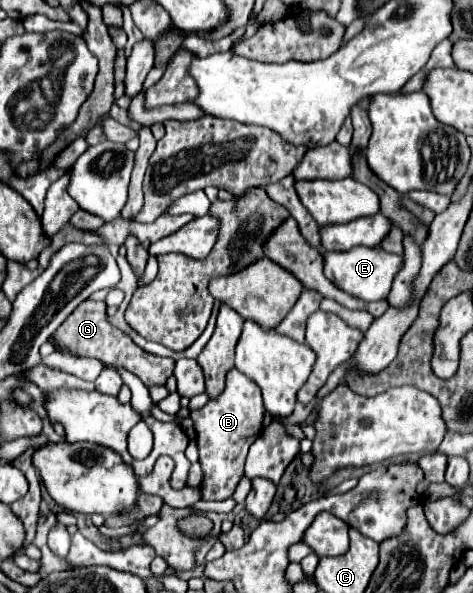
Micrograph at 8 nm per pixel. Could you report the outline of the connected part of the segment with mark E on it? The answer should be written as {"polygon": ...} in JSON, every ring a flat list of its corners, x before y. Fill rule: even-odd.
{"polygon":[[354,247,350,251,326,251,324,253,324,275,342,291,356,295,364,301,380,301,388,297,394,275,398,273,402,255,384,251,382,247]]}

